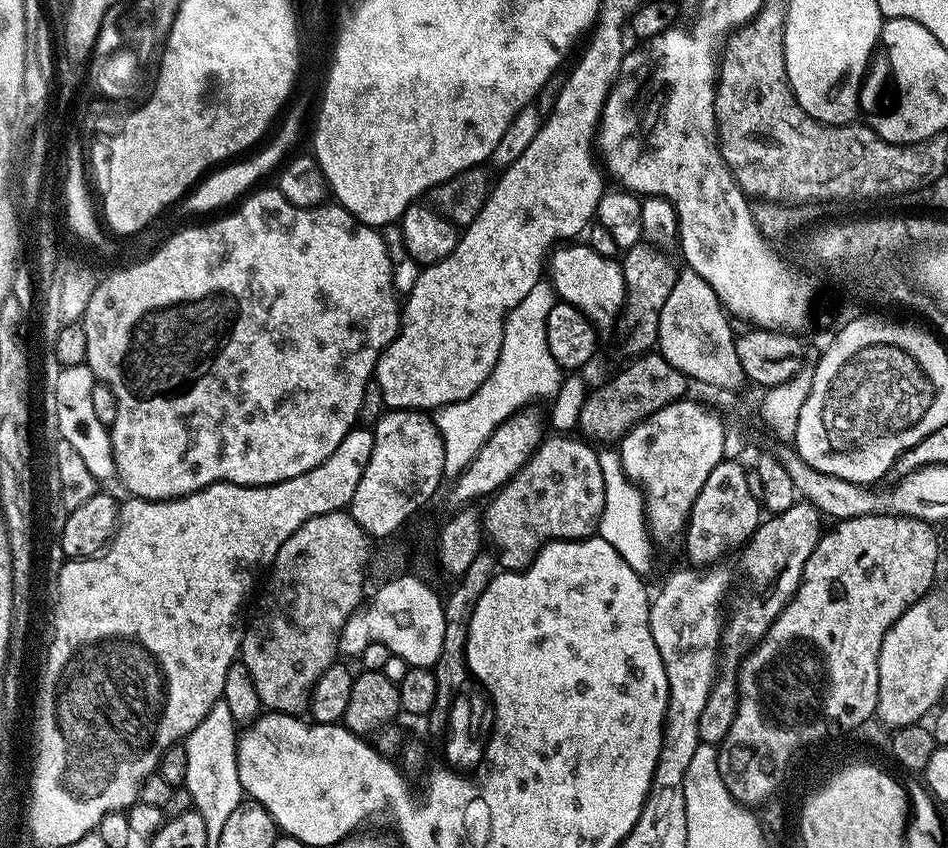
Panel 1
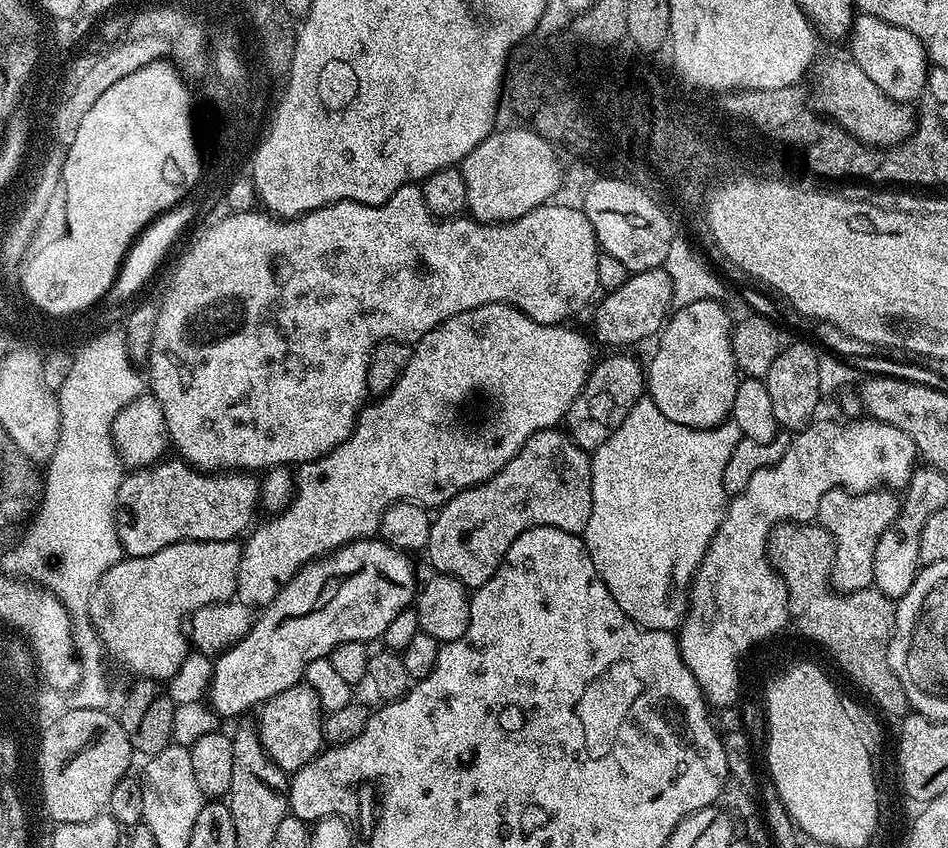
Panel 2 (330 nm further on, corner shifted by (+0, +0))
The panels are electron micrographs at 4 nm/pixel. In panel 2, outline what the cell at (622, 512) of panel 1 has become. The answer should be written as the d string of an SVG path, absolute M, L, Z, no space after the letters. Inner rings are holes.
M642 398L632 407L630 414L626 414L626 422L622 422L622 426L618 426L618 430L614 430L614 434L610 434L610 438L606 438L606 442L602 442L602 446L598 446L591 453L592 509L590 510L590 522L586 522L582 539L590 554L590 562L594 562L594 570L598 570L602 582L606 582L606 590L610 590L614 602L618 602L621 610L640 627L675 633L687 616L692 577L695 576L698 566L722 522L724 509L730 503L730 494L724 488L726 462L730 462L730 454L734 454L734 446L738 446L738 442L743 439L744 431L740 429L734 418L722 421L716 428L691 428L682 426L682 422L670 422L670 418L666 418L666 414L662 414L662 410L658 410L658 406L654 406L654 402L650 398Z

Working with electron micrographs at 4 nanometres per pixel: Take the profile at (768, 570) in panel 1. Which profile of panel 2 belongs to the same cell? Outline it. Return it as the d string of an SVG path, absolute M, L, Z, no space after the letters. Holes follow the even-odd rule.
M835 488L822 494L822 502L818 506L818 523L836 539L836 553L832 559L832 586L837 592L857 592L863 588L873 587L874 550L882 534L896 520L900 513L901 501L896 500L897 493L892 490L875 492L850 492L846 488Z

